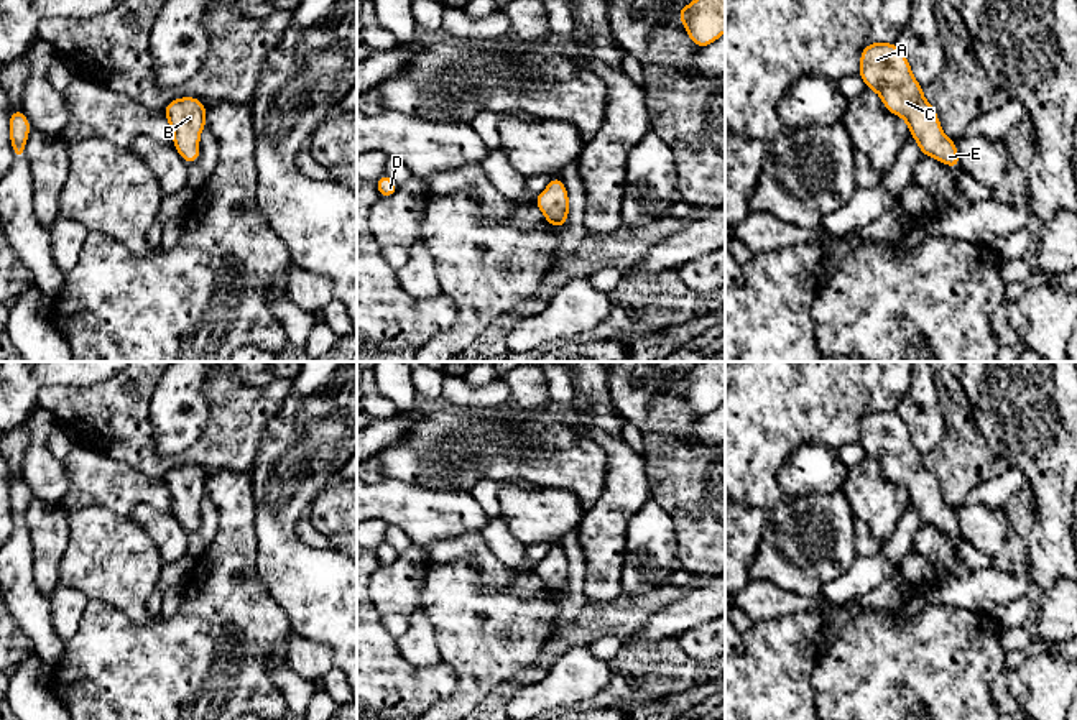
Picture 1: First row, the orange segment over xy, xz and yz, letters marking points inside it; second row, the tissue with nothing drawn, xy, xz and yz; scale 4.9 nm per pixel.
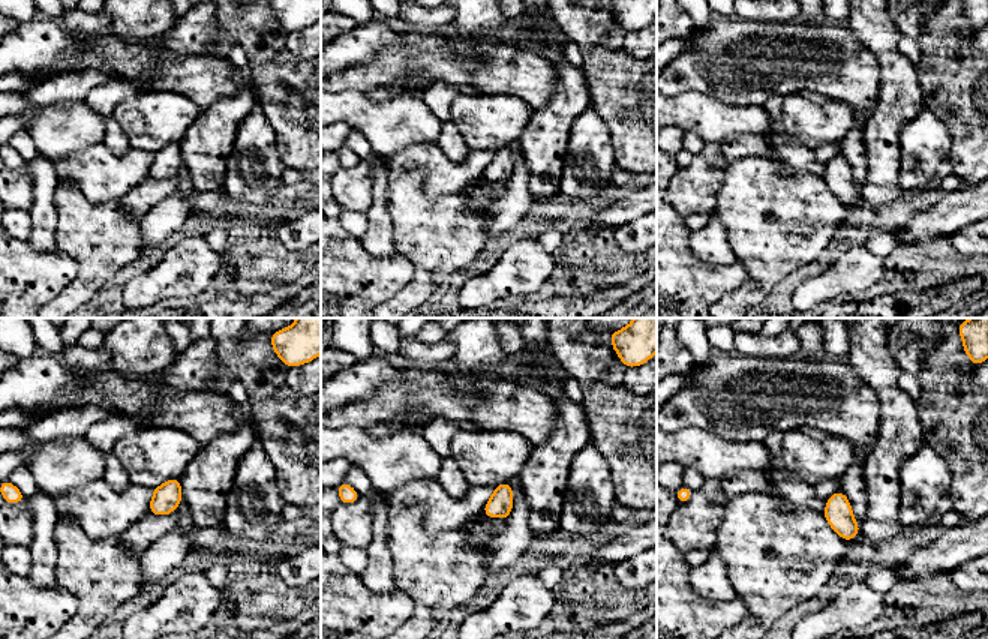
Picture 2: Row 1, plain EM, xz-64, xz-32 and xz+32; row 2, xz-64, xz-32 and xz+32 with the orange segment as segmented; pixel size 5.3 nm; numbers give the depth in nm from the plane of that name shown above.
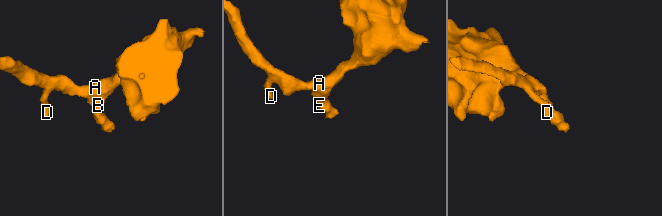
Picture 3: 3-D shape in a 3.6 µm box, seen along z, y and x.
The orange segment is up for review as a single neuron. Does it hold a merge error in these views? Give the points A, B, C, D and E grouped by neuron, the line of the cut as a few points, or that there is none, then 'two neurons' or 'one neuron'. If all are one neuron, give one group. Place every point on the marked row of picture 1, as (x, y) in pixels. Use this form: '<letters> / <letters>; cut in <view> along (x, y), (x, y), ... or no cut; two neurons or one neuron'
A B C D E; no cut; one neuron

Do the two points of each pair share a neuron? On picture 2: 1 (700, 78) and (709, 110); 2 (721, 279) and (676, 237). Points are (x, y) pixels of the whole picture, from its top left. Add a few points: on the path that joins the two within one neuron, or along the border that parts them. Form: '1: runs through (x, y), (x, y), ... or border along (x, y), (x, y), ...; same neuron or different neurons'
1: border along (672, 93), (694, 90), (720, 101), (738, 104); different neurons
2: runs through (708, 278), (681, 251); same neuron

